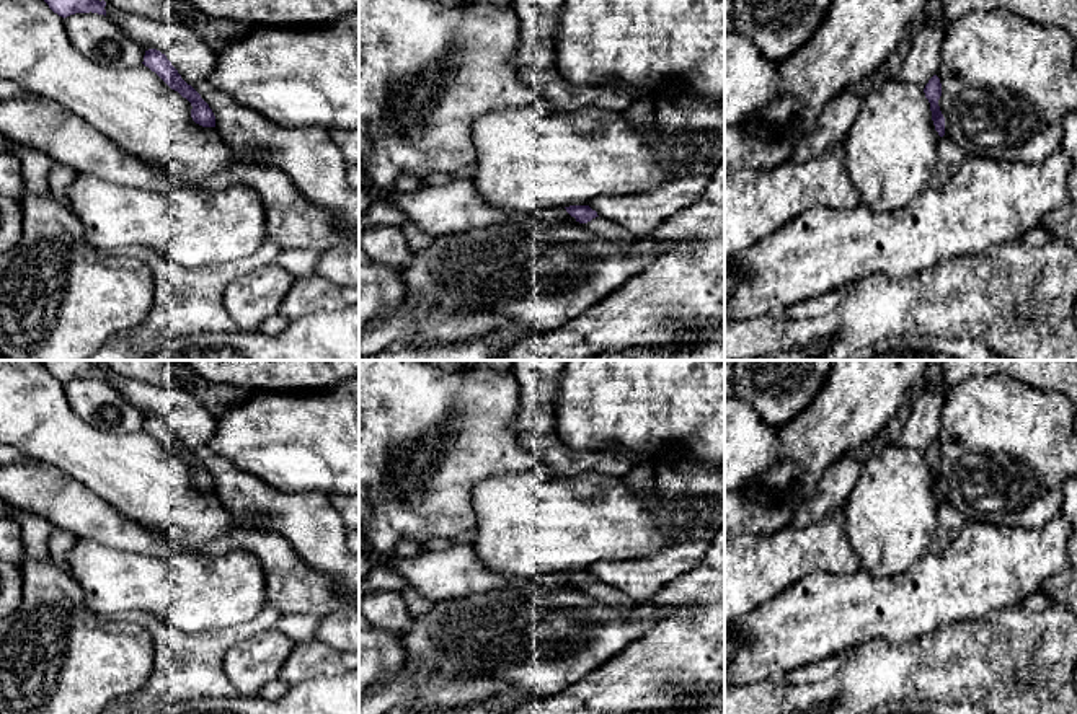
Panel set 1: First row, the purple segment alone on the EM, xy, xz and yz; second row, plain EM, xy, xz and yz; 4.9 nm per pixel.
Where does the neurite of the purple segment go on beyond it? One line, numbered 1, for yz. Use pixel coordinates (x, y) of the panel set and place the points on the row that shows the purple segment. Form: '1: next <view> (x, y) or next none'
1: next none

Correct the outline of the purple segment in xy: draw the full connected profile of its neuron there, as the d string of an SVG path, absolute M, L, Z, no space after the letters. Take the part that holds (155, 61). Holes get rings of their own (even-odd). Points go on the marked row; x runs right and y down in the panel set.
M157 49L145 51L144 62L152 72L155 72L171 90L186 98L193 109L191 117L202 127L215 127L215 116L201 95L188 85L178 70L171 65L165 54Z

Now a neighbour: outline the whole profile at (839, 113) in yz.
M852 88L831 98L821 111L816 126L796 143L793 160L801 163L840 148L862 106L862 98Z

